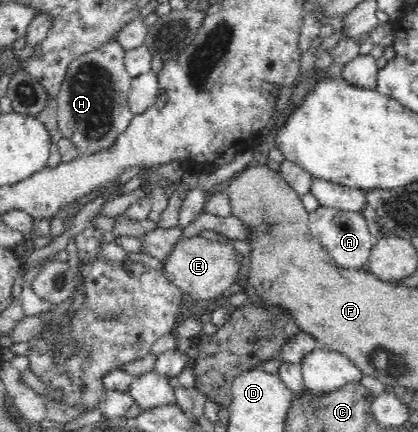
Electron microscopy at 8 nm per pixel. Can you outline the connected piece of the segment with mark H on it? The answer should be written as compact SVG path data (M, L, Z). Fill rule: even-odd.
M117 40L80 56L77 60L74 60L73 64L70 64L68 72L66 72L66 79L62 82L61 92L56 99L58 103L57 119L63 137L69 139L77 148L77 158L90 156L90 154L96 154L102 149L114 146L117 138L123 132L126 132L135 116L128 103L132 80L133 78L126 69L125 51Z

